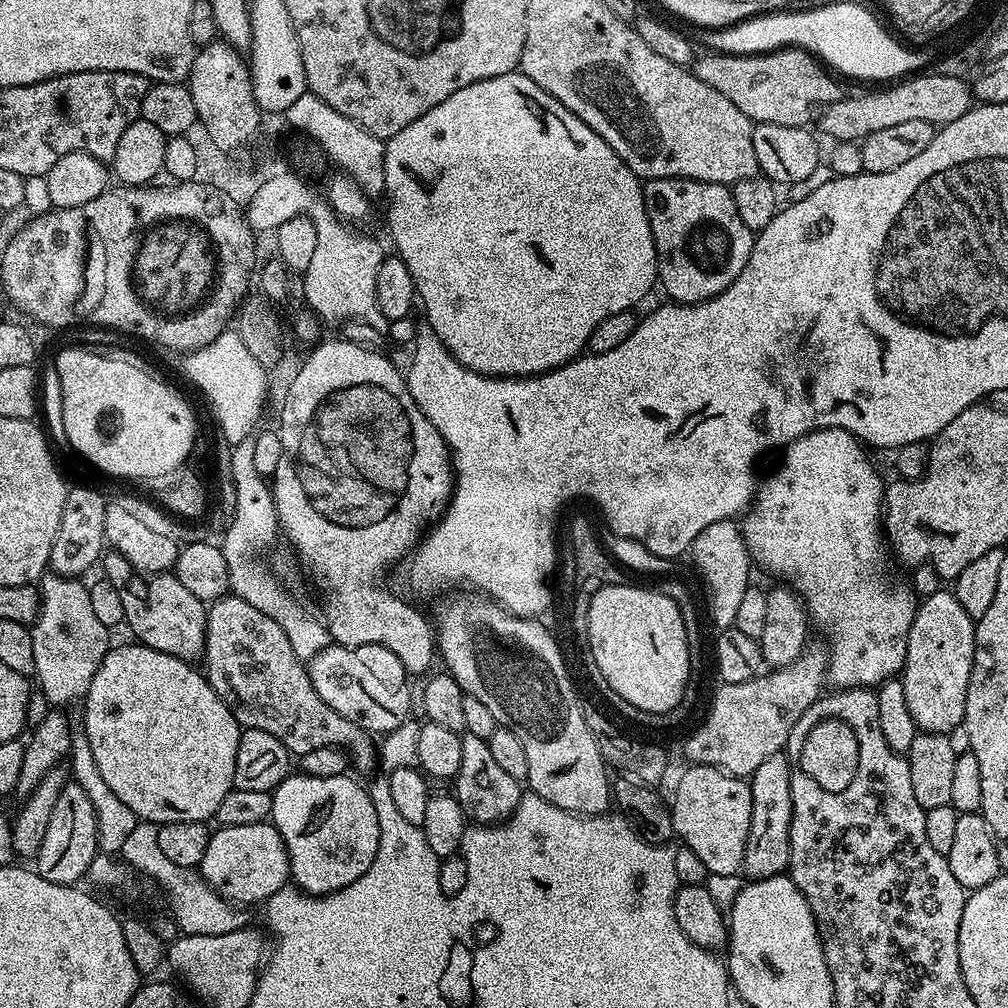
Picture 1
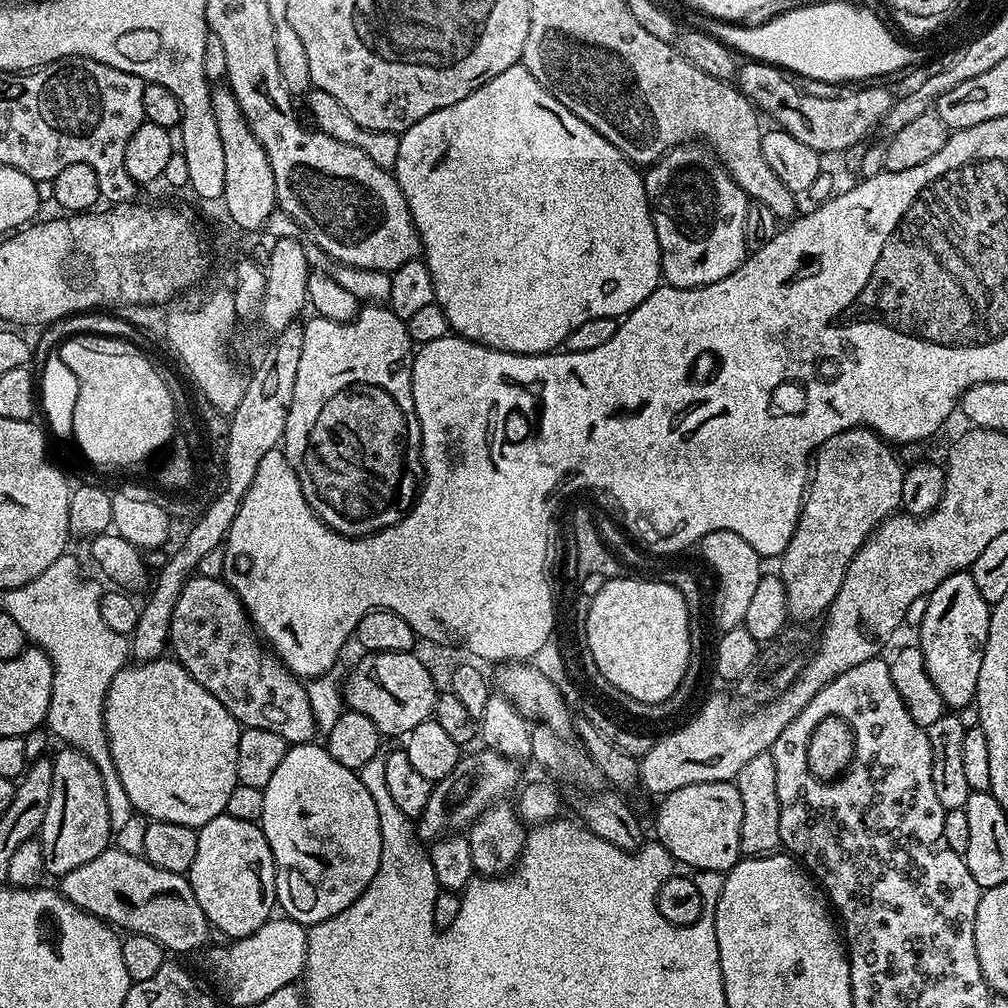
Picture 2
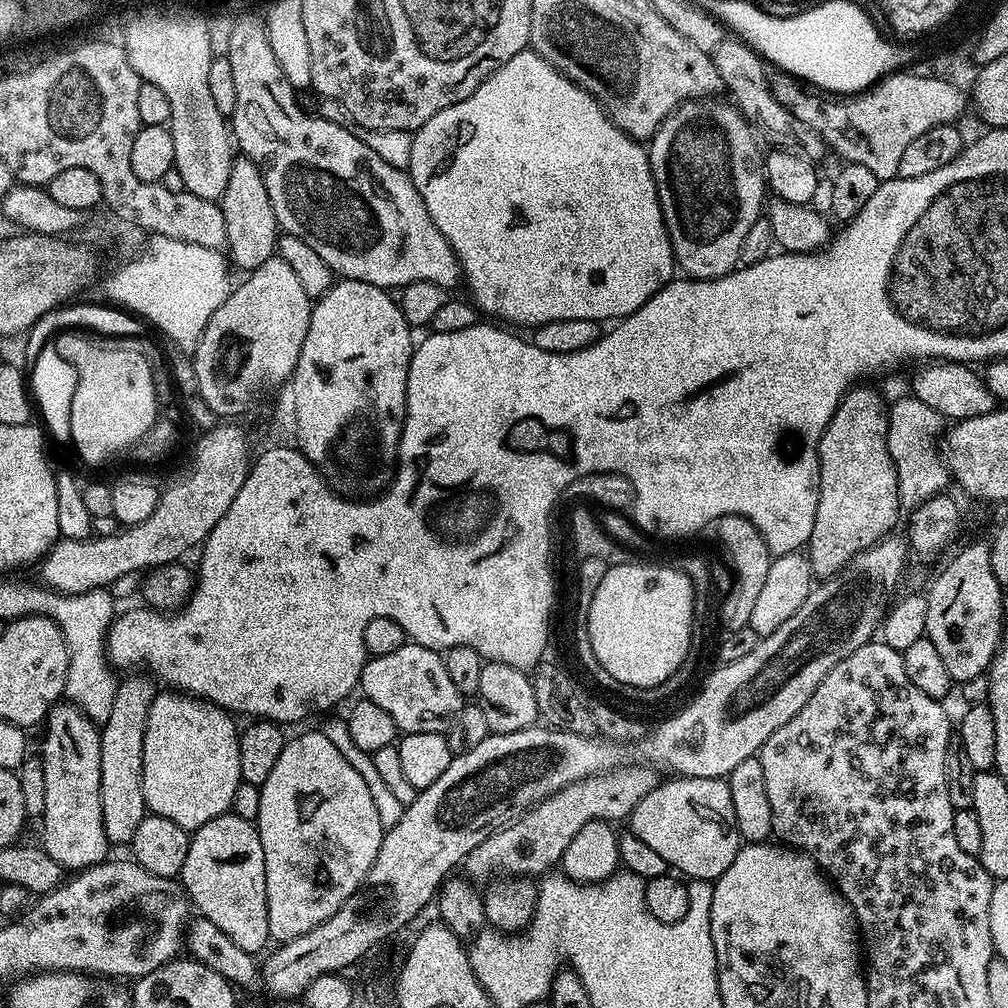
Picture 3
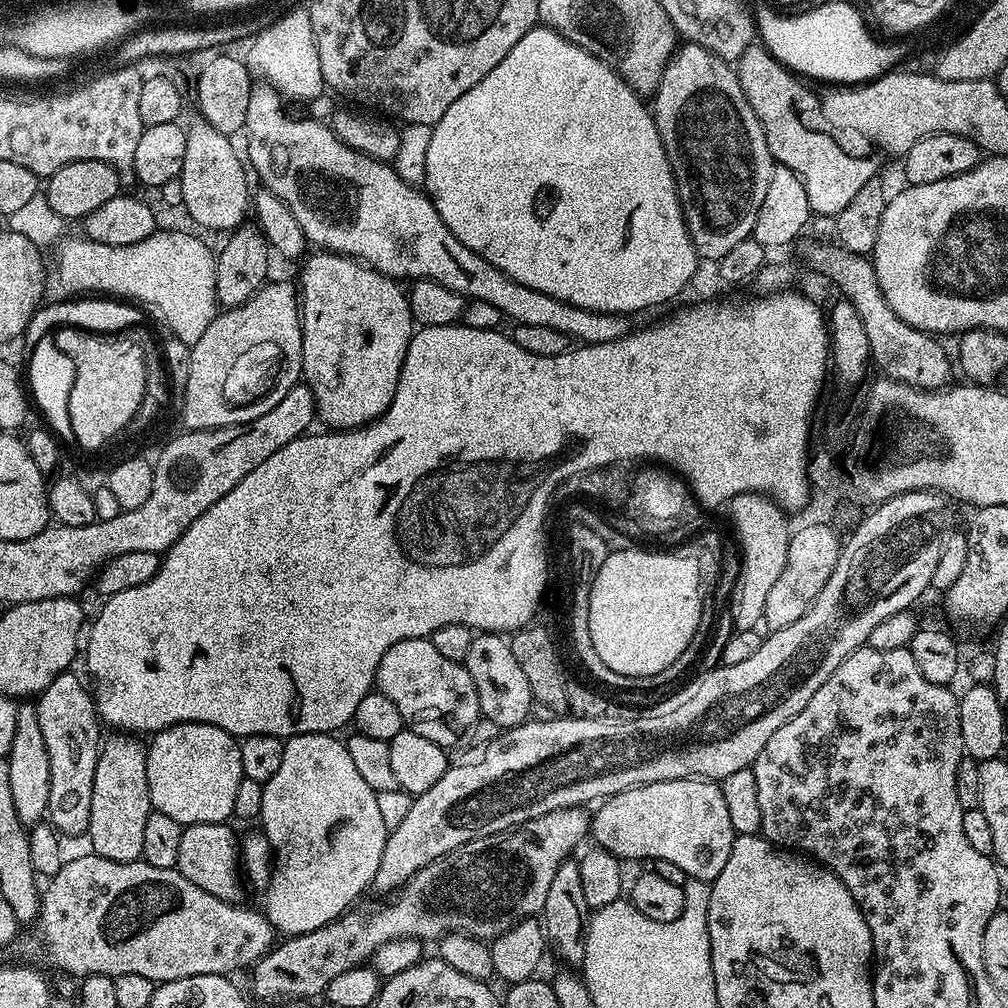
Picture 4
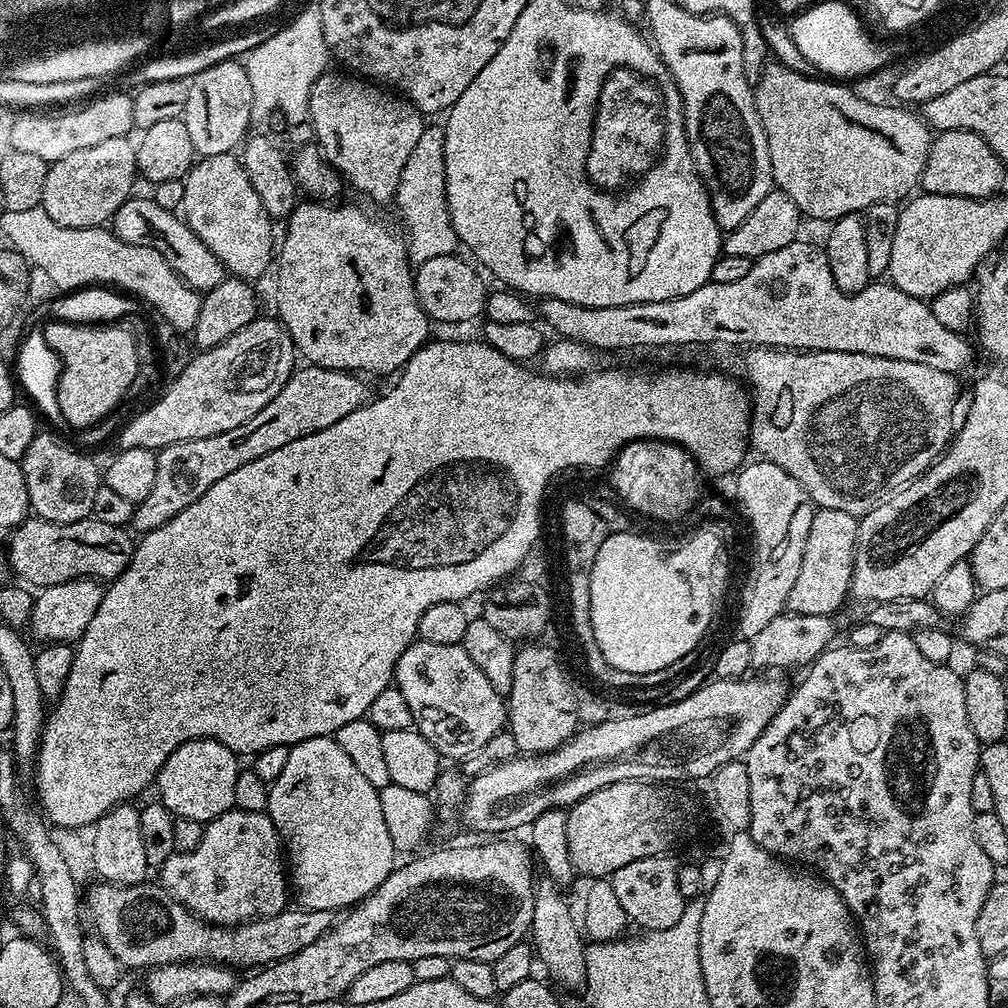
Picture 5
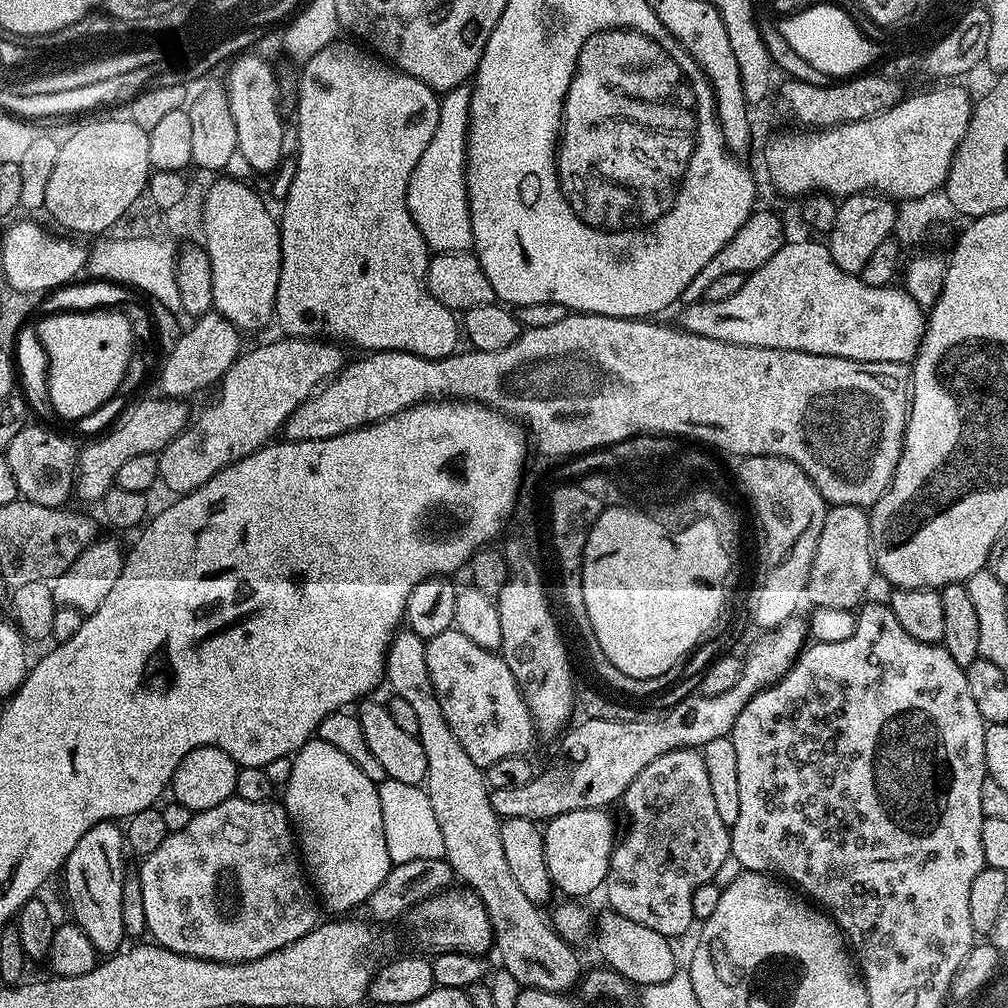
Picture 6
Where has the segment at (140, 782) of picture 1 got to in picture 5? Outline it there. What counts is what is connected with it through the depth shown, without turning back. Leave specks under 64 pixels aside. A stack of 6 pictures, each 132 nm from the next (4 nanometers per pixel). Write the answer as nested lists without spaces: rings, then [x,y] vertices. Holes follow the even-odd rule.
[[[191,740],[178,746],[174,750],[174,754],[170,754],[170,758],[166,758],[162,770],[155,778],[155,787],[160,787],[159,803],[168,807],[173,816],[177,818],[190,818],[201,822],[218,818],[234,805],[234,778],[238,778],[241,769],[241,765],[236,764],[236,760],[238,760],[237,753],[222,746],[222,742],[217,740]]]

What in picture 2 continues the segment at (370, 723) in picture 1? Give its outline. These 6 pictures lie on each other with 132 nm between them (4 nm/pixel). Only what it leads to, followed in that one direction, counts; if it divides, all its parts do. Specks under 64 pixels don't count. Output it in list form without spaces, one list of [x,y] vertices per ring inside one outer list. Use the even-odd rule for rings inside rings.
[[[384,650],[381,653],[381,656],[376,657],[372,662],[372,670],[376,673],[372,676],[361,672],[366,666],[364,661],[357,662],[357,668],[349,674],[348,680],[346,676],[346,683],[342,688],[342,700],[351,711],[366,714],[366,718],[370,718],[370,722],[374,722],[374,726],[378,726],[381,737],[400,736],[399,738],[404,738],[414,730],[414,726],[426,722],[435,713],[438,687],[436,688],[436,680],[432,677],[431,670],[415,656],[417,654],[415,651]],[[374,697],[386,704],[374,704]]]

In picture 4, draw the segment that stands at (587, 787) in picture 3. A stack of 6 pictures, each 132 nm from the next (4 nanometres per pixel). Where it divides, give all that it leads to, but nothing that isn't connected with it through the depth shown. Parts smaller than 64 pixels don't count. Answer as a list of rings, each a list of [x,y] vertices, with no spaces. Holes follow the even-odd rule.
[[[577,806],[575,808],[559,808],[554,810],[550,814],[542,814],[538,818],[528,820],[525,824],[520,825],[518,828],[513,828],[507,832],[499,832],[496,836],[487,836],[481,840],[475,840],[469,844],[464,844],[460,848],[456,848],[450,854],[446,854],[442,858],[438,858],[434,862],[430,862],[430,866],[426,866],[422,870],[418,870],[418,874],[414,874],[411,878],[402,885],[401,888],[395,893],[394,898],[389,904],[364,904],[359,906],[353,906],[340,916],[336,920],[332,920],[326,926],[322,926],[318,930],[310,930],[306,934],[301,936],[290,936],[281,939],[279,943],[273,947],[272,951],[267,952],[261,960],[256,961],[251,965],[250,973],[252,972],[252,992],[258,999],[272,1000],[275,996],[281,996],[284,1000],[308,1000],[311,996],[323,997],[328,991],[330,982],[334,982],[334,978],[338,974],[342,974],[346,970],[351,968],[359,968],[367,965],[369,961],[373,959],[375,952],[382,946],[394,939],[416,939],[423,942],[439,941],[442,936],[449,936],[452,932],[458,934],[466,934],[472,936],[475,940],[482,940],[485,942],[491,942],[496,939],[497,936],[505,936],[511,928],[518,922],[523,920],[531,920],[539,917],[544,911],[544,903],[546,902],[546,893],[550,891],[550,881],[553,880],[554,874],[558,871],[558,866],[562,866],[562,862],[569,859],[573,855],[572,851],[583,842],[584,836],[589,835],[590,832],[590,812],[589,809],[584,806]]]

